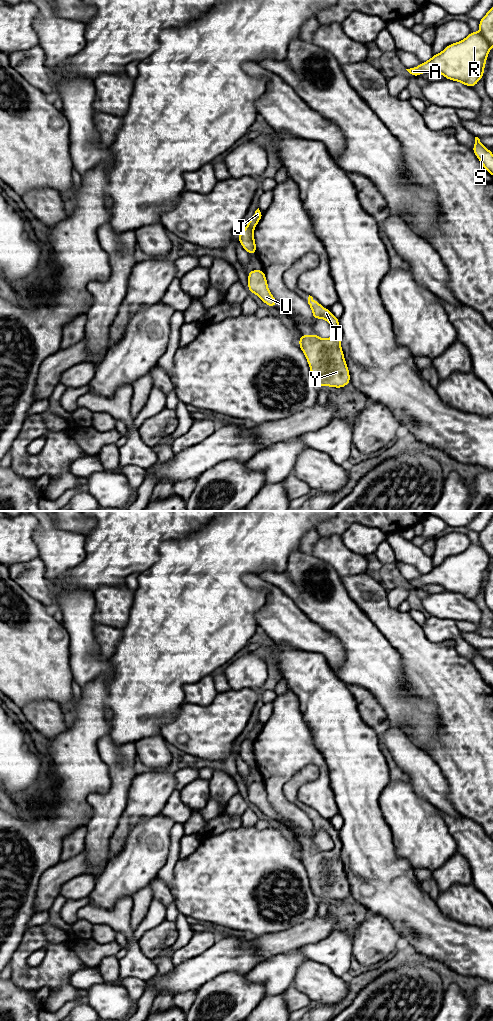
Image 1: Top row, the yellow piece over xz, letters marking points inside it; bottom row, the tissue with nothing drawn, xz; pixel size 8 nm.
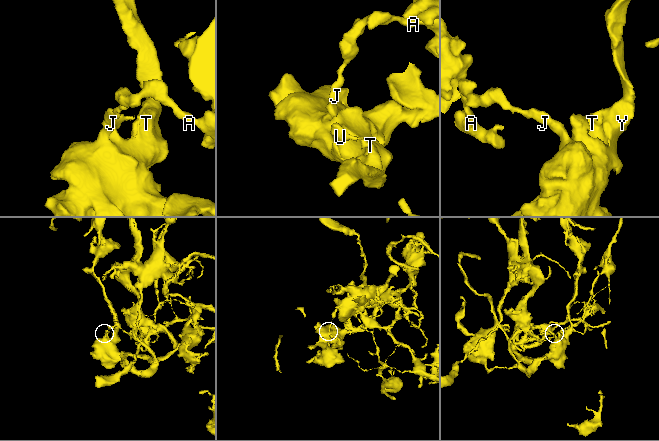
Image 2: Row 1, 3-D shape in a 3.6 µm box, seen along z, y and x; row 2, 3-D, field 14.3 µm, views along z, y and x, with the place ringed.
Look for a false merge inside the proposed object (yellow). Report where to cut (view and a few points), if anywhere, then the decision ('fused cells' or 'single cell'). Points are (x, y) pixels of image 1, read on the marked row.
cut xz (480, 32), (491, 46); fused cells

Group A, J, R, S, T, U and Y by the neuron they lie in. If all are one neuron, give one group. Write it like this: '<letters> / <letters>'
A J R S / T U Y

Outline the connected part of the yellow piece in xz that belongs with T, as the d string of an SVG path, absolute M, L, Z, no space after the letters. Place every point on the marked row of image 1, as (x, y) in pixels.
M310 295L308 304L312 309L313 318L325 319L334 331L334 335L327 339L320 338L316 333L299 337L299 347L306 356L313 381L317 386L343 388L351 380L341 348L343 332L339 326L339 318L336 318L329 308L324 309Z

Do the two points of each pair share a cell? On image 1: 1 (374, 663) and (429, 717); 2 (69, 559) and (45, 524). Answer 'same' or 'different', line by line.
1: same
2: same

